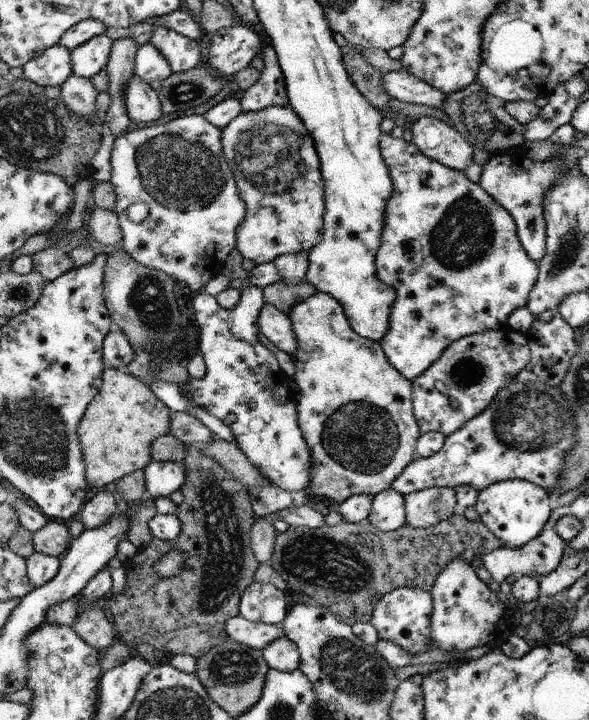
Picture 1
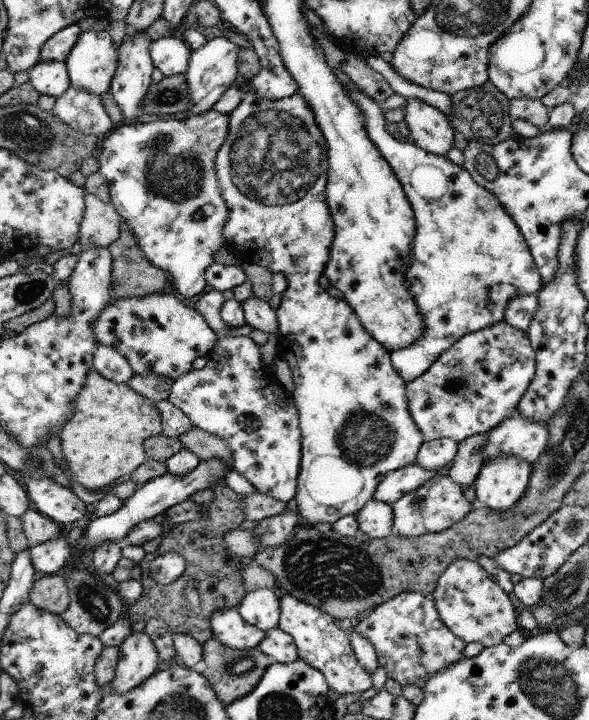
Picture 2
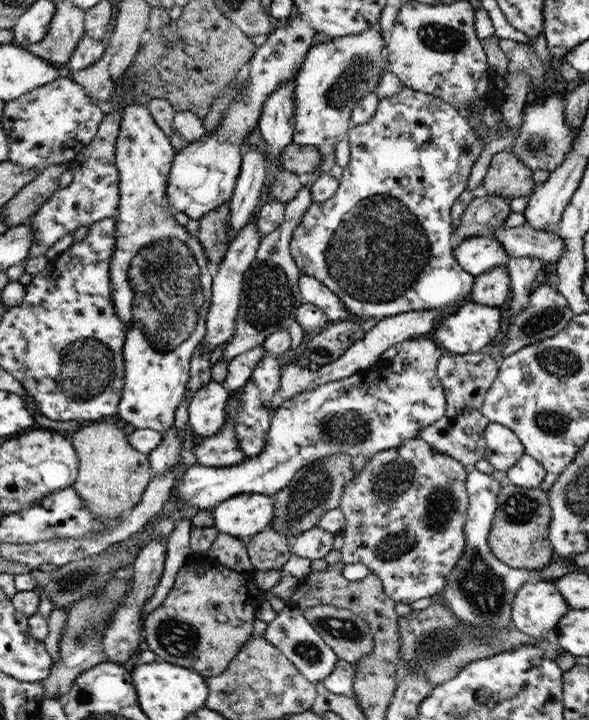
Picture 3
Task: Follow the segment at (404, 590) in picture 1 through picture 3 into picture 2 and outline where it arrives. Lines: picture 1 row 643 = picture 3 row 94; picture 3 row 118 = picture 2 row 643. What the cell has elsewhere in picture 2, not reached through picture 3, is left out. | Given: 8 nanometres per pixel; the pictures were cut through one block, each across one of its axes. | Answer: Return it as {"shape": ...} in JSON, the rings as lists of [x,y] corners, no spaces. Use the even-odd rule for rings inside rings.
{"shape":[[[417,591],[401,592],[376,606],[356,623],[355,630],[362,638],[372,642],[379,665],[384,666],[388,678],[396,680],[401,687],[412,684],[424,689],[430,676],[463,658],[462,651],[467,645],[442,623],[432,598]]]}

